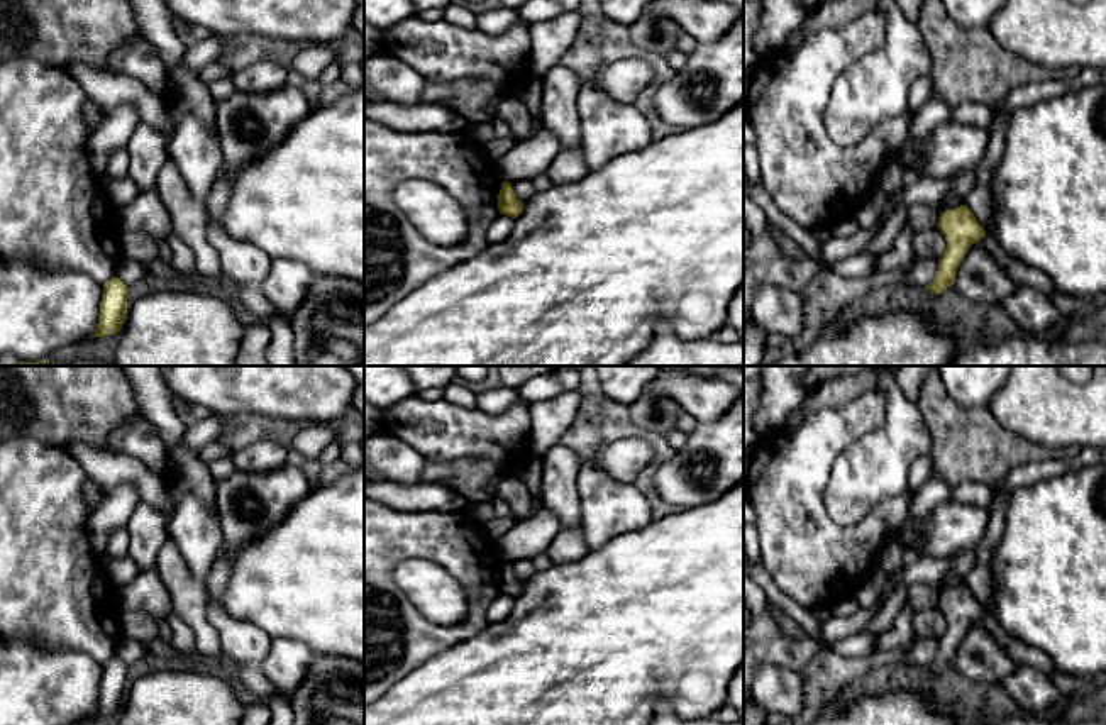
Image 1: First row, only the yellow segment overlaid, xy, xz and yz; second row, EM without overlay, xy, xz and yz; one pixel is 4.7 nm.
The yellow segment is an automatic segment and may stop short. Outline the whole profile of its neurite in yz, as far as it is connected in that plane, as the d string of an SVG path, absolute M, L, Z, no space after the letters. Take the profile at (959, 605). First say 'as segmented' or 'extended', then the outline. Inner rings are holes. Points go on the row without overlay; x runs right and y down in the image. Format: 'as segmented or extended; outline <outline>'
as segmented; outline M967 584L940 591L937 606L947 620L945 634L938 639L938 650L926 666L932 674L940 674L954 664L957 647L969 627L986 615L984 606L977 601Z

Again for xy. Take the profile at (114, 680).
as segmented; outline M115 656L103 664L97 711L91 717L113 715L122 708L127 674L129 667Z

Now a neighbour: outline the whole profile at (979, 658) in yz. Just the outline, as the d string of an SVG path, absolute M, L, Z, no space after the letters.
M982 618L969 627L952 664L959 674L987 684L1001 684L1020 666L984 628Z

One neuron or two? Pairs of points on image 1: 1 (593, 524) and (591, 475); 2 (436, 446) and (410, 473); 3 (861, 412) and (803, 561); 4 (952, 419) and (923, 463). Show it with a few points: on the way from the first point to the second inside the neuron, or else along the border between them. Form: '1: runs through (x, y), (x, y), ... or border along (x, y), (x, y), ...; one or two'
1: runs through (593, 512), (593, 487); one
2: border along (390, 436), (405, 441), (427, 459); two
3: runs through (823, 449), (803, 470), (803, 524); one
4: border along (929, 454), (935, 473); two

